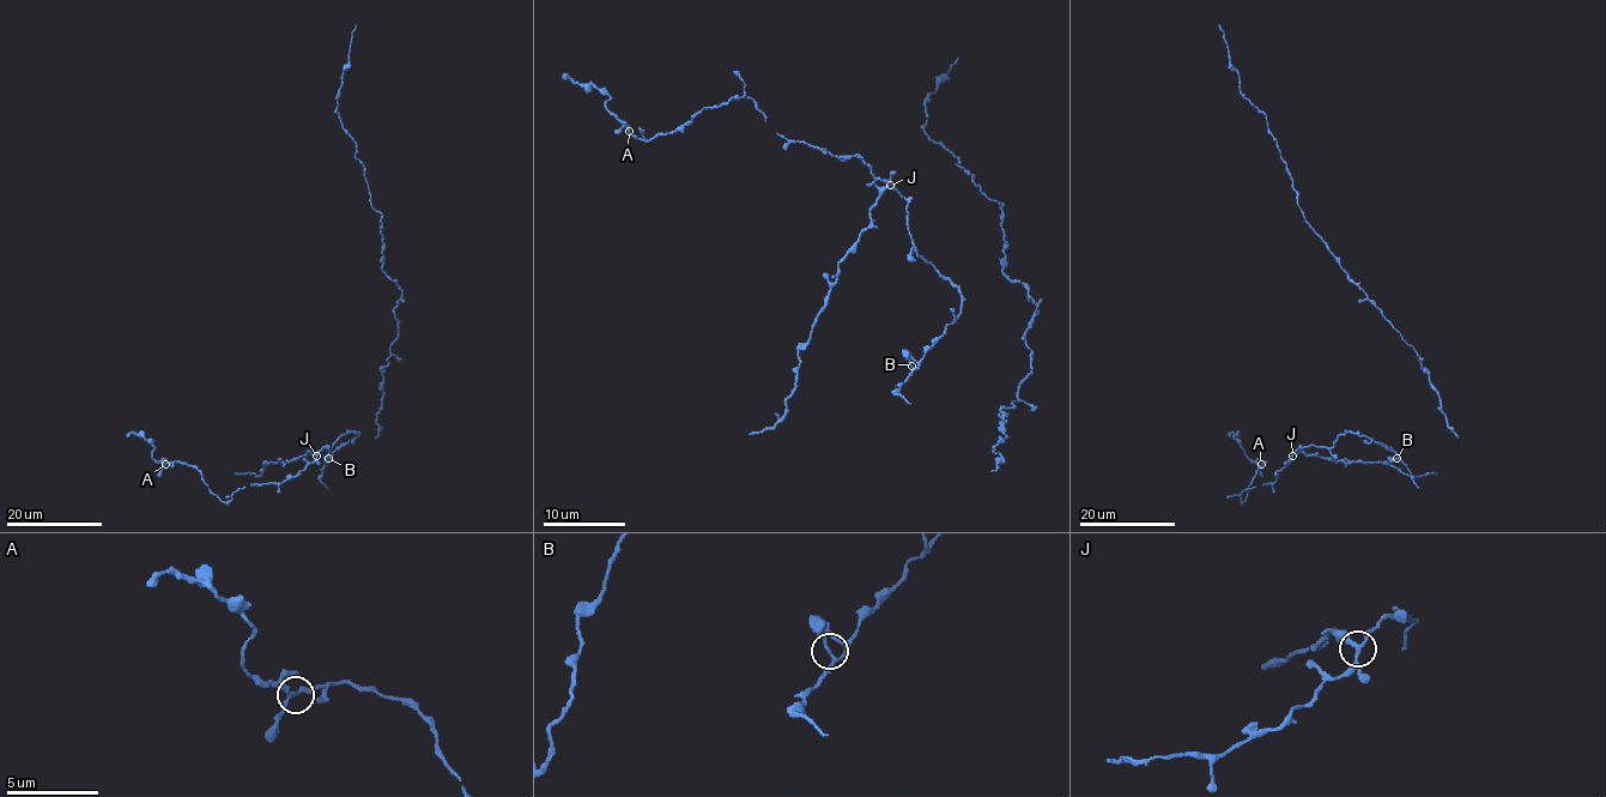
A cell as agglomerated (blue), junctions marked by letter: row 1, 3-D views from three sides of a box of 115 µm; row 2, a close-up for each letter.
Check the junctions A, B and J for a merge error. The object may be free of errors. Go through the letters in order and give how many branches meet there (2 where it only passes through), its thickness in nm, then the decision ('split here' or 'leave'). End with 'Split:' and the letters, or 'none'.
A: 3 branches meet; 170 nm thick; leave
B: 3 branches meet; 160 nm thick; leave
J: 3 branches meet; 200 nm thick; split here
Split: J

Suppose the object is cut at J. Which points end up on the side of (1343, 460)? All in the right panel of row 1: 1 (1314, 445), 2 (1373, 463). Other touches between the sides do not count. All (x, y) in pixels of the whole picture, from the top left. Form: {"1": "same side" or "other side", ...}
{"1": "other side", "2": "same side"}

